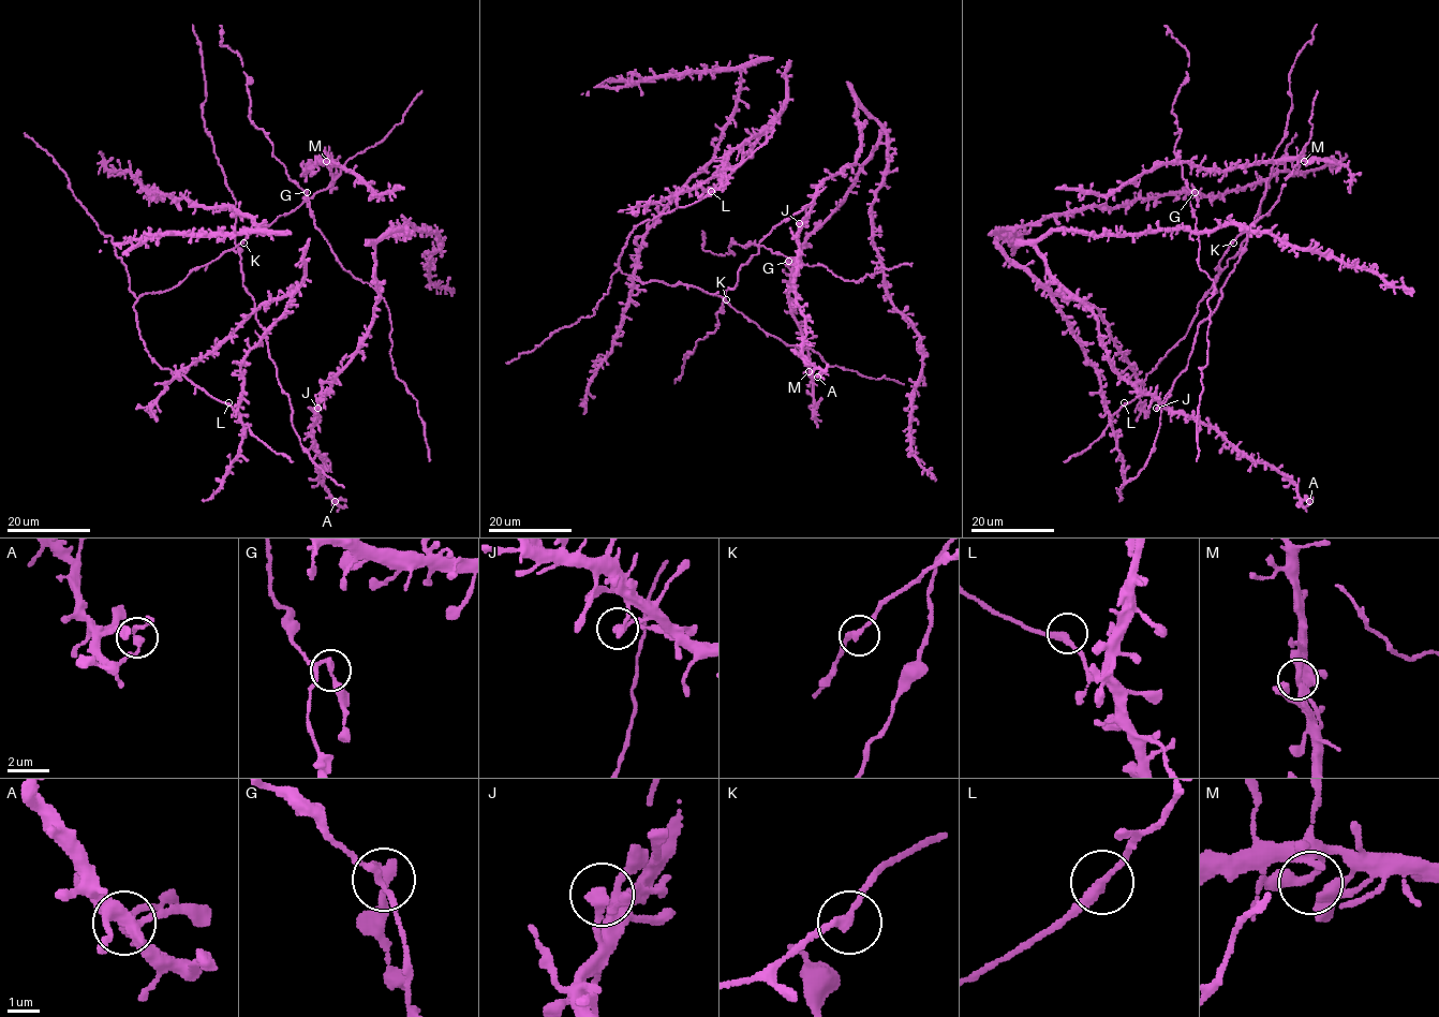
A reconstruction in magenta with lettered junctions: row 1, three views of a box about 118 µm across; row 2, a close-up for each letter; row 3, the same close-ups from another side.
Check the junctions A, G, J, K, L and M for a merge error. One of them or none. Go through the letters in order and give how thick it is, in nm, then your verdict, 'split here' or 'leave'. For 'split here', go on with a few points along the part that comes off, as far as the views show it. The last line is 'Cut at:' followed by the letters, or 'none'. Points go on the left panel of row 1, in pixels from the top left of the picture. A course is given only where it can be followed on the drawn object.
A: 240 nm | leave
G: 260 nm | split here | (307, 192), (310, 207)
J: 280 nm | leave
K: 240 nm | leave
L: 280 nm | leave
M: 280 nm | leave
Cut at: G

